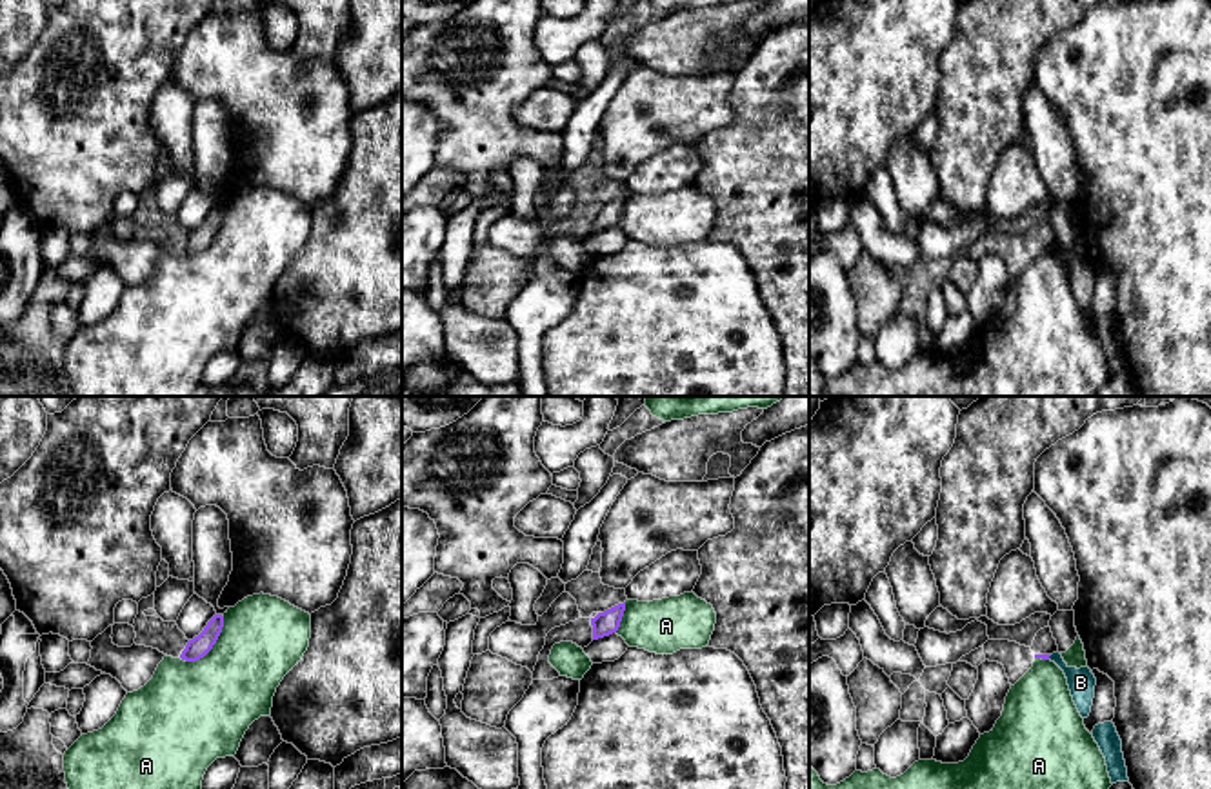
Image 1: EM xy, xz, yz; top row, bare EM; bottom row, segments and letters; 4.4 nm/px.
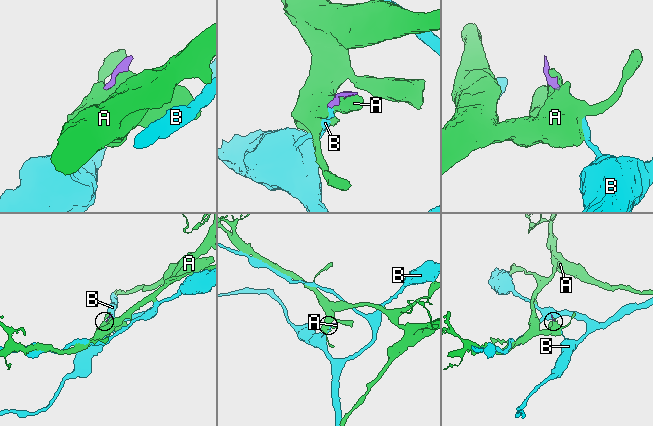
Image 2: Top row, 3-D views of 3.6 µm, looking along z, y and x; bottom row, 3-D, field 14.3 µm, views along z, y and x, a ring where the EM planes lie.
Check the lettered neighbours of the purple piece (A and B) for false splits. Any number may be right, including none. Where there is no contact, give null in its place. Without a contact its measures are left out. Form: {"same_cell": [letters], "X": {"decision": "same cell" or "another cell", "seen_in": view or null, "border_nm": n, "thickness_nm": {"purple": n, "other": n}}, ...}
{"same_cell": ["B"], "A": {"decision": "another cell", "seen_in": "xy", "border_nm": 280, "thickness_nm": {"purple": 90, "other": 380}}, "B": {"decision": "same cell", "seen_in": "yz", "border_nm": 30, "thickness_nm": {"purple": 30, "other": 120}}}

